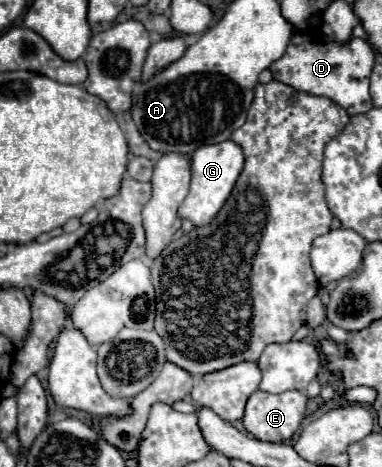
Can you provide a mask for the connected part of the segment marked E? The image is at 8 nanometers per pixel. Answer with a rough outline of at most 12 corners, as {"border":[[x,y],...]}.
{"border":[[254,392],[244,428],[264,442],[286,442],[300,428],[306,396]]}

